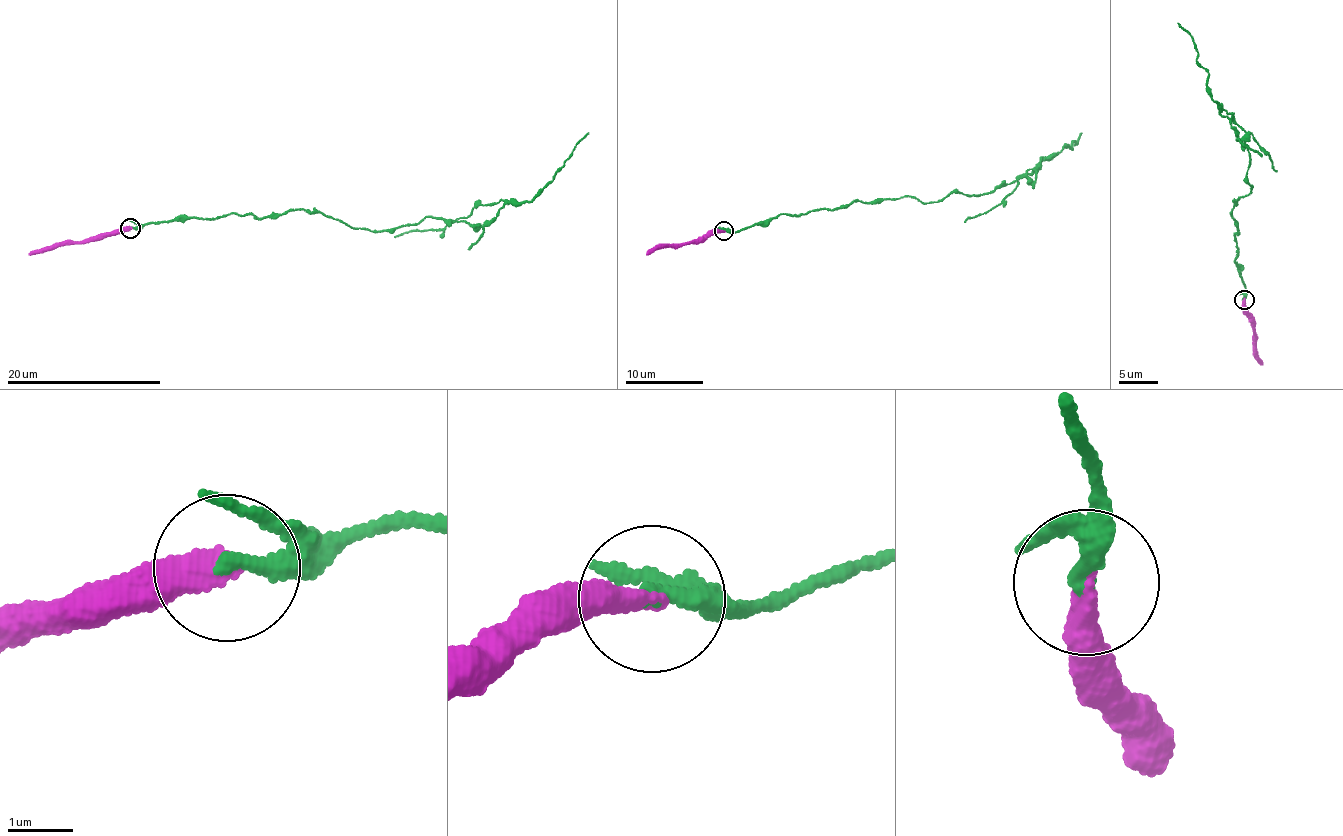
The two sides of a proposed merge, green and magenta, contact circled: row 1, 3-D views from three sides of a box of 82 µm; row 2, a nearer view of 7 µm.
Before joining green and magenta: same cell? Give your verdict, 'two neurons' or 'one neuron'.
two neurons

